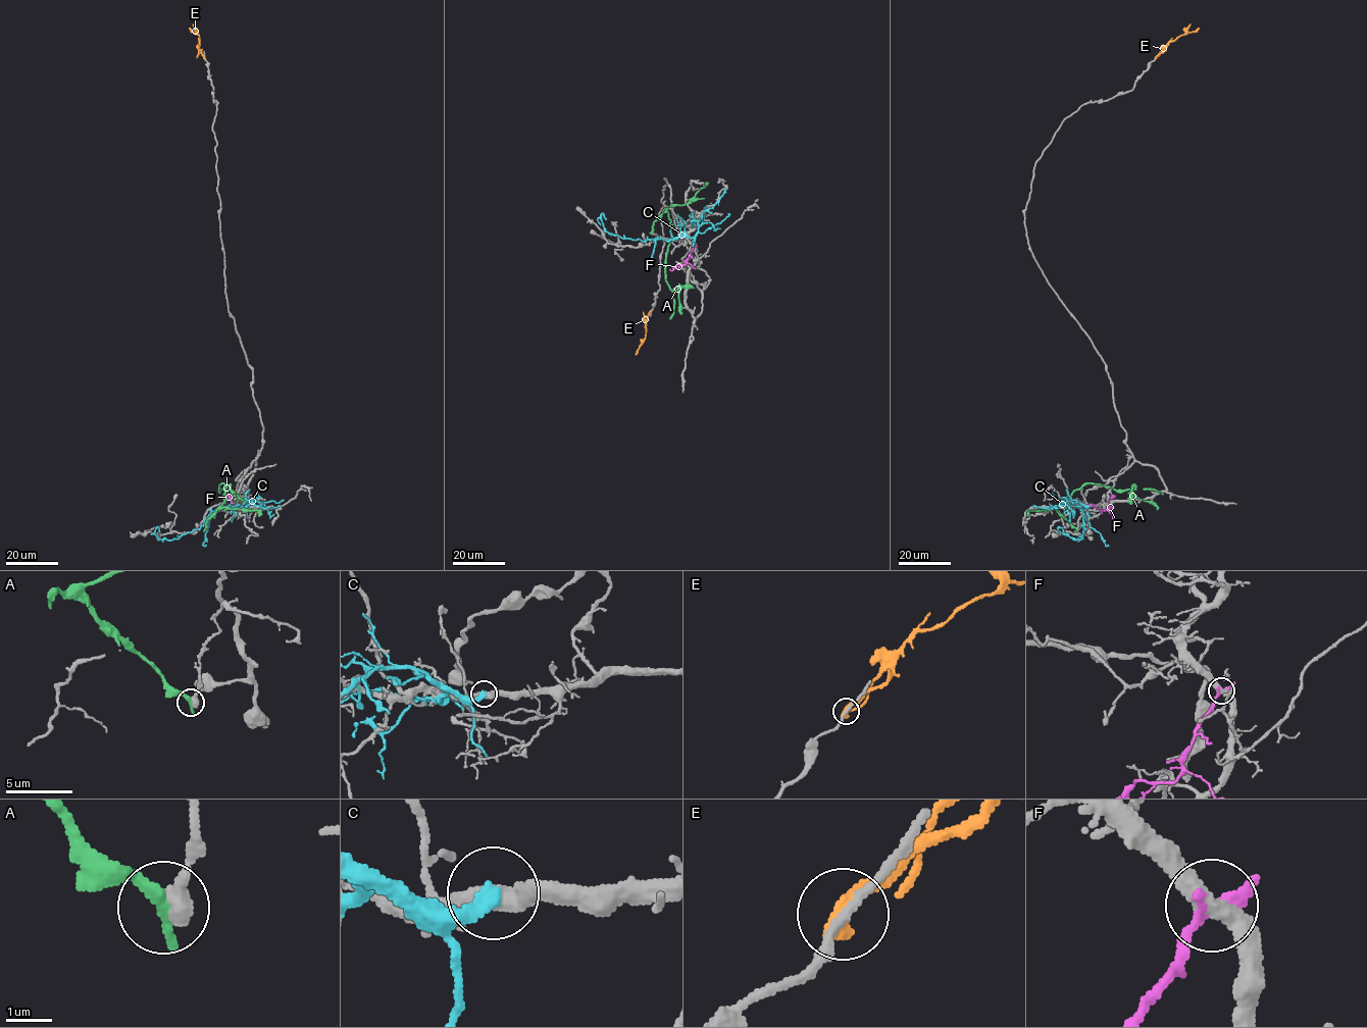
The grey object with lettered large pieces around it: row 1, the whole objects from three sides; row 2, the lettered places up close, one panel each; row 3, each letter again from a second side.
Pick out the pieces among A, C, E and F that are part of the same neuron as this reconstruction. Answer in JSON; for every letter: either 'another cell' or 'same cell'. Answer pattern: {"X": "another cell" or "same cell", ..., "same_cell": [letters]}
{"A": "another cell", "C": "another cell", "E": "another cell", "F": "another cell", "same_cell": []}

